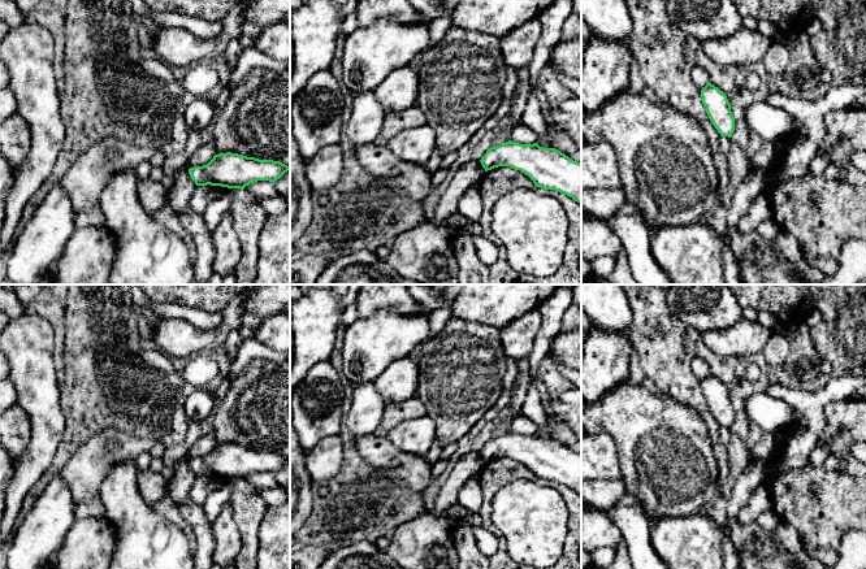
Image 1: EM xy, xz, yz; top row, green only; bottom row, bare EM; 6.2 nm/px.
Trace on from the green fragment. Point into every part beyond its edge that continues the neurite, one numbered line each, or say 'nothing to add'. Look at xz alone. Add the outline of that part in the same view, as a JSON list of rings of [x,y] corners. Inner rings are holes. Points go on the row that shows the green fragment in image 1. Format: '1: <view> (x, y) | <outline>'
nothing to add

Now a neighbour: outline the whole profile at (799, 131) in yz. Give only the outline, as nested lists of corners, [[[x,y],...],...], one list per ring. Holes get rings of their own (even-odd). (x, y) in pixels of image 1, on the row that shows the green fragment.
[[[793,120],[791,133],[794,136],[794,140],[797,142],[797,144],[804,142],[806,139],[806,135],[807,135],[805,126],[800,121],[796,121],[796,120]]]

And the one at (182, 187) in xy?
[[[179,169],[172,179],[172,186],[166,188],[168,200],[177,214],[183,213],[190,207],[190,199],[196,188],[189,174],[189,169]]]

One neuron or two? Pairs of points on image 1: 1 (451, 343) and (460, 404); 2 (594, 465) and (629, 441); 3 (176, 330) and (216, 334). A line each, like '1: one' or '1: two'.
1: one
2: two
3: one

